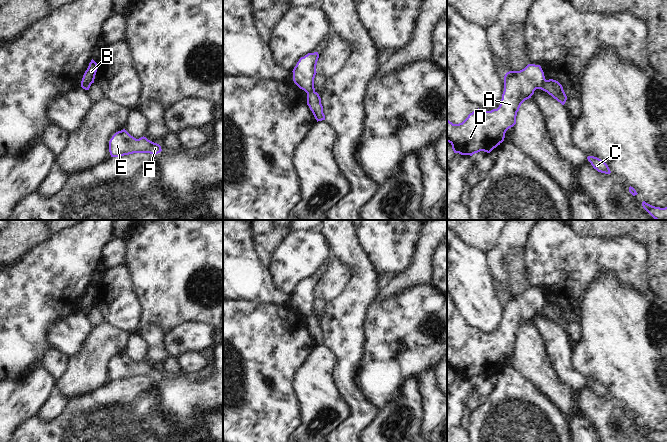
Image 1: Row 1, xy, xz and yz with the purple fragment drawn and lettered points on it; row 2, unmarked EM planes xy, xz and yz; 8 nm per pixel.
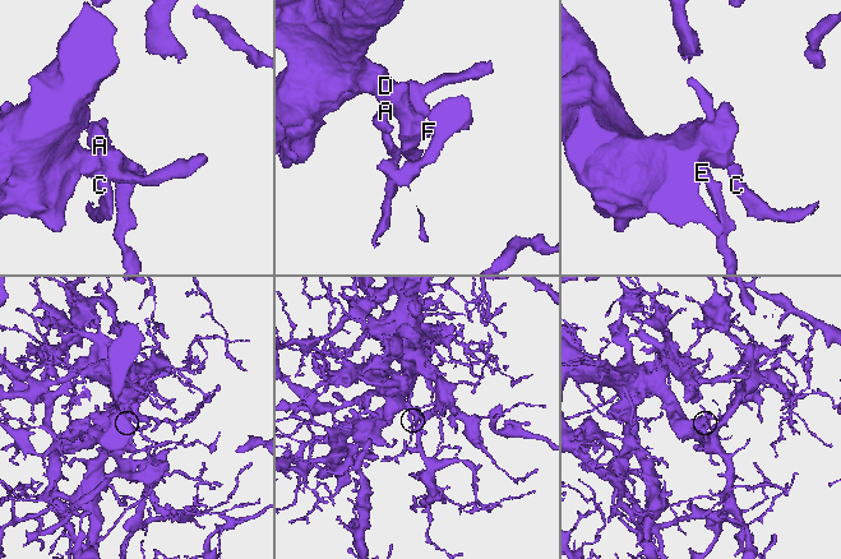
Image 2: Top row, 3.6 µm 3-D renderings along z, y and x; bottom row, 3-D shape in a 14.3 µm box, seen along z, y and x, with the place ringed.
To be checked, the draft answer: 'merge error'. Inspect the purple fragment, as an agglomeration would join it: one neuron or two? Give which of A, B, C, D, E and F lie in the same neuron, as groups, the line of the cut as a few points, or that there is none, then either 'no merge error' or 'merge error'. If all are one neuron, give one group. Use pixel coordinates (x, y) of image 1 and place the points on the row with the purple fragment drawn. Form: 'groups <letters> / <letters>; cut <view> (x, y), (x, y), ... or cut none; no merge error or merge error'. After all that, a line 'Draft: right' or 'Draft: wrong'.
groups A B D E F / C; cut yz (546, 80), (540, 88); merge error
Draft: right

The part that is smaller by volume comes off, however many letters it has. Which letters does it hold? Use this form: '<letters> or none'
C

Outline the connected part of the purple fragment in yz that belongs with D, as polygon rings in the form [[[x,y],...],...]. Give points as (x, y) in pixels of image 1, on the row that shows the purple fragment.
[[[528,64],[520,71],[509,71],[504,76],[504,91],[497,109],[484,111],[478,108],[459,124],[453,124],[447,119],[447,142],[452,145],[454,153],[470,156],[480,151],[490,153],[504,141],[506,131],[516,124],[521,104],[531,98],[536,89],[541,89],[545,81],[540,65]]]

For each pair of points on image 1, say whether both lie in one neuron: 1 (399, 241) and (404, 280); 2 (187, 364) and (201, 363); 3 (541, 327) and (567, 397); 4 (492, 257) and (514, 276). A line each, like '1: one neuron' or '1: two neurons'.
1: two neurons
2: one neuron
3: two neurons
4: two neurons

